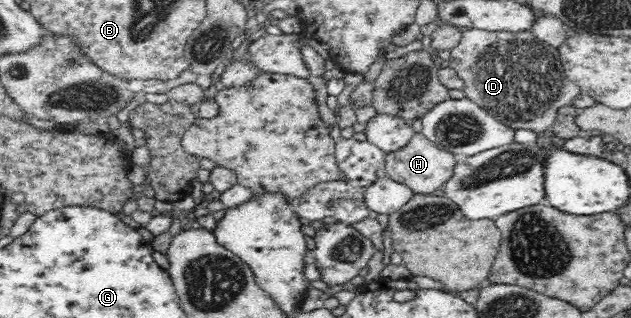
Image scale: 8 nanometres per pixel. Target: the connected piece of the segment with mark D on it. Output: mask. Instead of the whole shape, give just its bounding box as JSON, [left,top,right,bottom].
[449,29,581,135]

